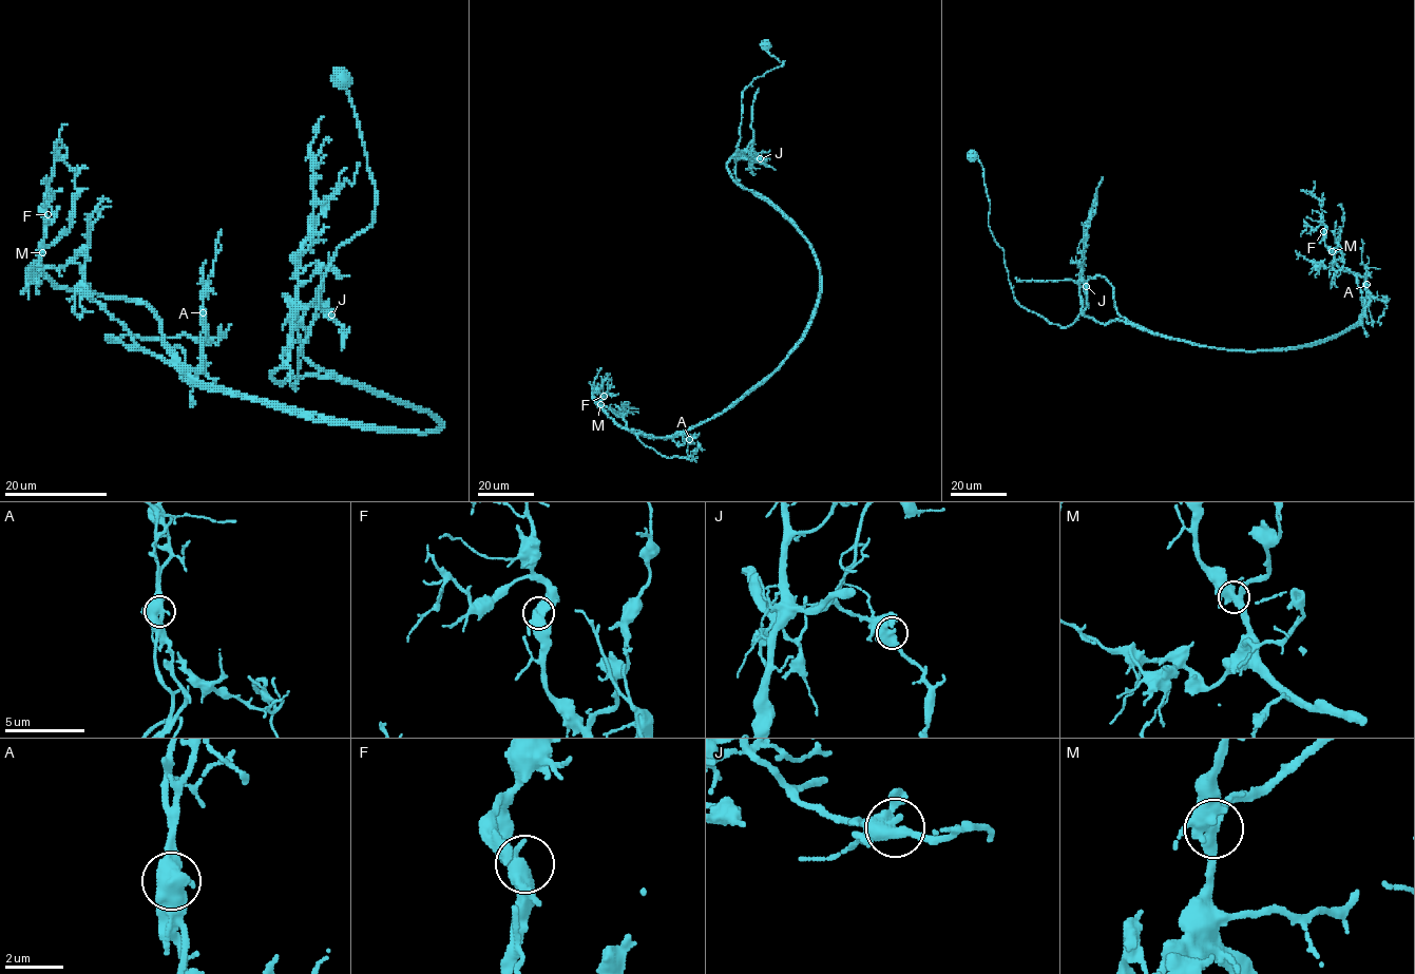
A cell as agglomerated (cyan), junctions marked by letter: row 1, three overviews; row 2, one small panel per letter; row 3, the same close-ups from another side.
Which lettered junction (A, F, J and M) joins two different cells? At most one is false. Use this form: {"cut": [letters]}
{"cut": ["A"]}

